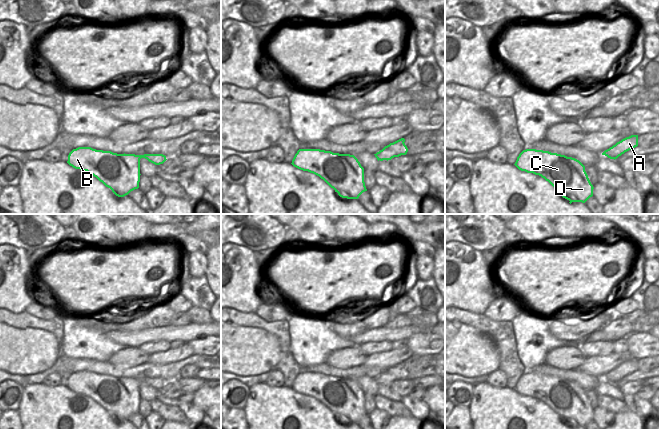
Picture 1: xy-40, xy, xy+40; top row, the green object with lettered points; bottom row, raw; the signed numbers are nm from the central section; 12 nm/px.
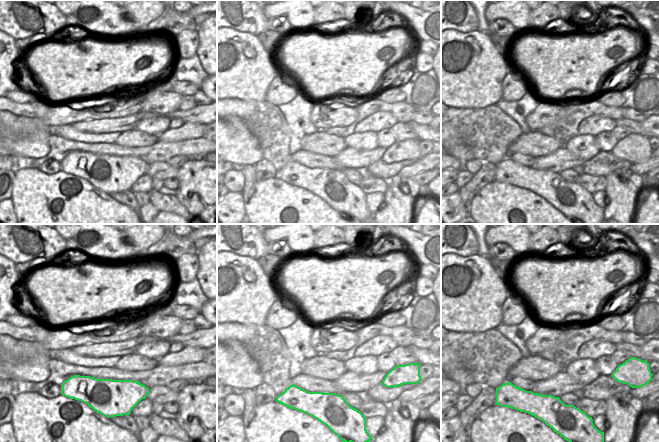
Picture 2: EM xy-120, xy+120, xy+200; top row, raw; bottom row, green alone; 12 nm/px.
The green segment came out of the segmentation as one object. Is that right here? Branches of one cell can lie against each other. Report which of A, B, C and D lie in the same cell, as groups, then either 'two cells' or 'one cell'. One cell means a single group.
A / B C D | two cells

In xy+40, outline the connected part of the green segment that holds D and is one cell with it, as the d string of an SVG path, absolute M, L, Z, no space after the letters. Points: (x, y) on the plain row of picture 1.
M523 374L514 388L519 394L539 399L572 426L585 427L593 420L593 409L585 390L577 383L549 375Z

